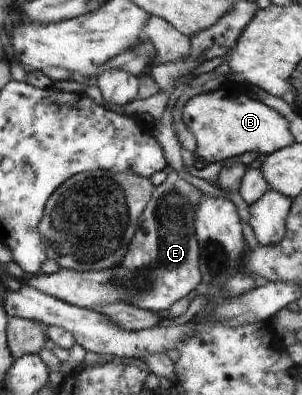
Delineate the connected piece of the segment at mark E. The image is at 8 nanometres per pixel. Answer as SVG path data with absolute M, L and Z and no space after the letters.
M175 170L154 188L153 197L142 214L138 232L117 268L101 272L73 272L60 269L49 275L35 275L22 281L25 286L53 296L62 302L86 309L100 310L106 303L123 301L135 307L161 312L187 297L201 282L199 244L195 238L195 208L203 200L201 192L188 184Z

